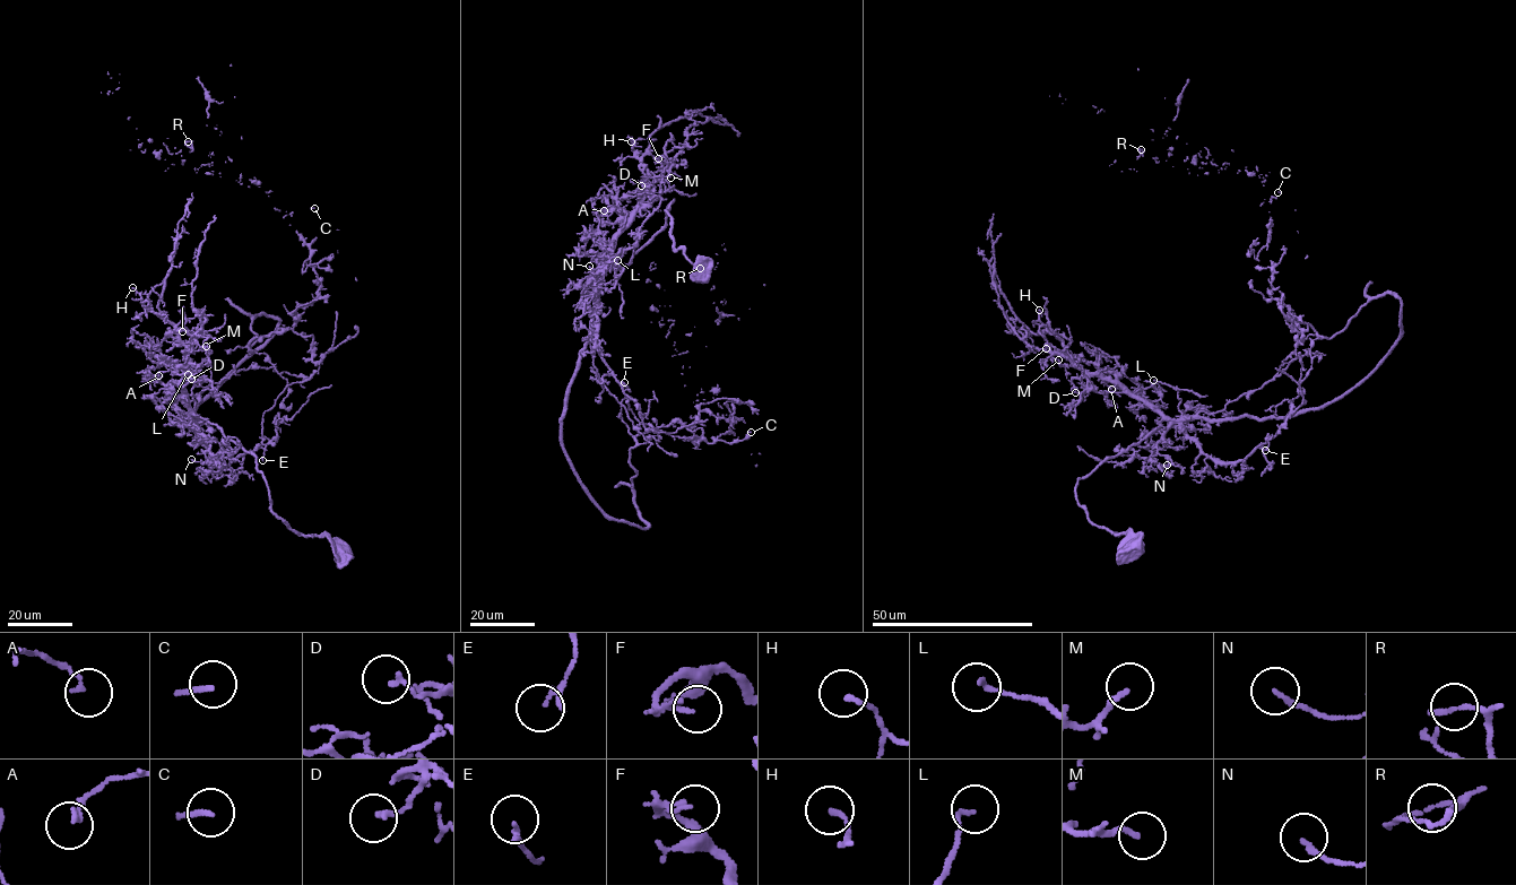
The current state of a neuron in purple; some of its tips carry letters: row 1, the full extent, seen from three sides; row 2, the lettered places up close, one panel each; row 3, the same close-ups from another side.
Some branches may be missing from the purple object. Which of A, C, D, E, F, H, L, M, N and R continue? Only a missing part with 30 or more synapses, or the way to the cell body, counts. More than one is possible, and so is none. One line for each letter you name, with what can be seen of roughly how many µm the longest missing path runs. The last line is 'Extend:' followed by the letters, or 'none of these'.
C: 20 µm
Extend: C

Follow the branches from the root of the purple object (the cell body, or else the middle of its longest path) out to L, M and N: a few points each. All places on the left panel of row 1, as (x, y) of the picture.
L: (341, 554), (327, 537), (289, 528), (271, 510), (253, 454), (190, 416), (195, 382), (188, 374)
M: (341, 554), (327, 537), (289, 528), (271, 510), (253, 454), (191, 410), (182, 352), (206, 346)
N: (341, 554), (327, 537), (289, 528), (271, 510), (253, 454), (193, 415), (210, 457), (191, 459)

